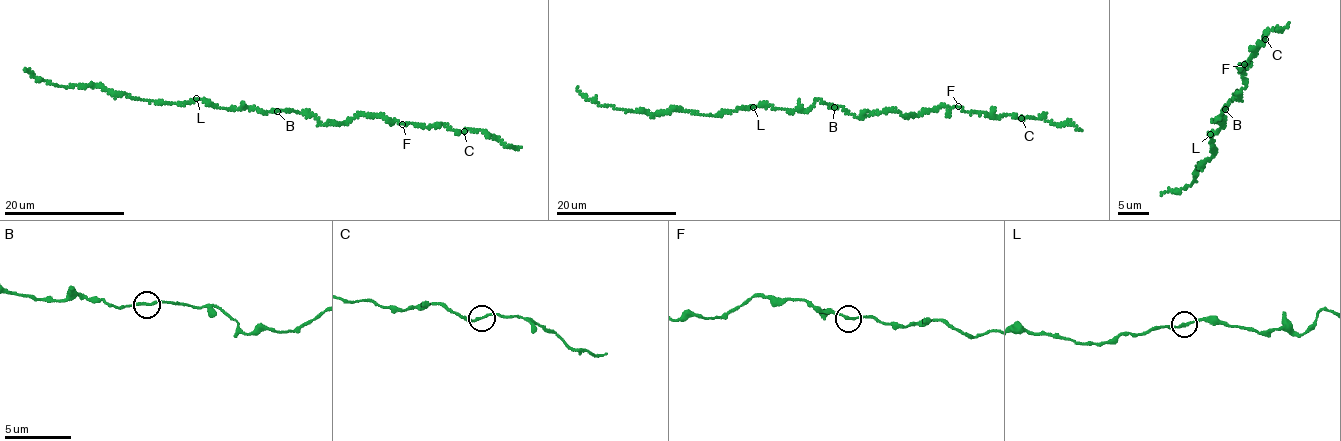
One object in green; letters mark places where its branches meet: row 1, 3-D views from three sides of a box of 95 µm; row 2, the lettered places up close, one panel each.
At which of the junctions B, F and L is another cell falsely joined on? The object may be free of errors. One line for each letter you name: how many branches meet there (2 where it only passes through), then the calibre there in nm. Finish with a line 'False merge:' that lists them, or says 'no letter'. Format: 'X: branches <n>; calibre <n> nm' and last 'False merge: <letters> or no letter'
False merge: no letter

